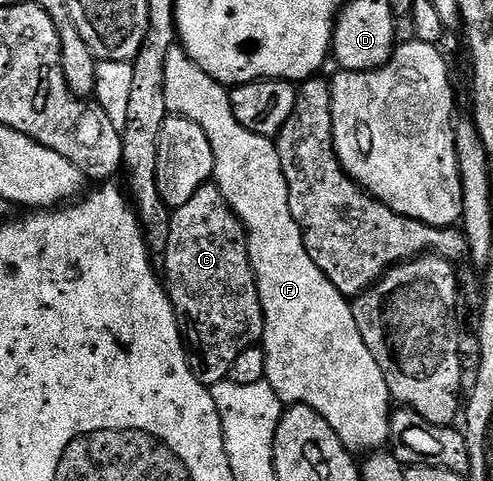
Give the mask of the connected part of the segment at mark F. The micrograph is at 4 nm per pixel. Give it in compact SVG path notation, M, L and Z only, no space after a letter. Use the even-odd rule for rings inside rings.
M179 44L172 48L165 62L165 104L167 105L168 115L193 120L193 124L197 124L203 129L205 136L209 136L209 144L213 148L213 160L215 161L213 184L219 189L221 196L225 196L225 200L233 208L235 215L242 220L243 227L247 229L247 251L249 252L251 267L255 273L255 283L259 289L259 299L263 309L261 345L267 357L265 360L265 372L267 373L265 381L271 385L273 392L277 392L279 399L287 406L308 406L321 416L325 416L329 428L333 428L333 432L337 432L341 444L345 444L348 450L352 452L358 452L358 450L363 450L362 452L382 451L391 441L393 399L387 387L387 381L381 372L381 368L377 368L377 360L373 360L373 352L369 352L369 348L365 348L365 340L361 340L357 320L351 311L351 302L341 292L337 292L337 288L333 288L329 276L325 276L325 272L321 272L321 268L317 268L317 264L313 264L313 256L309 256L309 252L305 248L303 233L297 224L297 220L293 220L293 212L289 208L289 188L285 184L285 172L281 170L281 156L279 155L278 145L272 139L257 136L253 132L249 132L249 128L241 128L241 124L237 124L237 116L233 116L228 87L222 86L217 80L213 80L213 76L209 76L209 72L201 72L199 65L183 51L182 45Z

